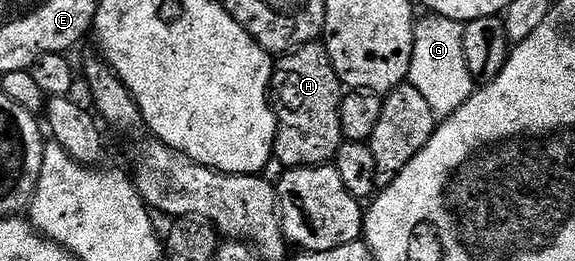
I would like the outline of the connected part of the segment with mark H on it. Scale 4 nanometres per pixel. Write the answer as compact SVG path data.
M325 43L305 44L283 55L274 65L272 84L279 92L278 104L276 100L278 137L274 140L273 159L279 160L286 170L330 164L344 143L340 126L344 87Z

